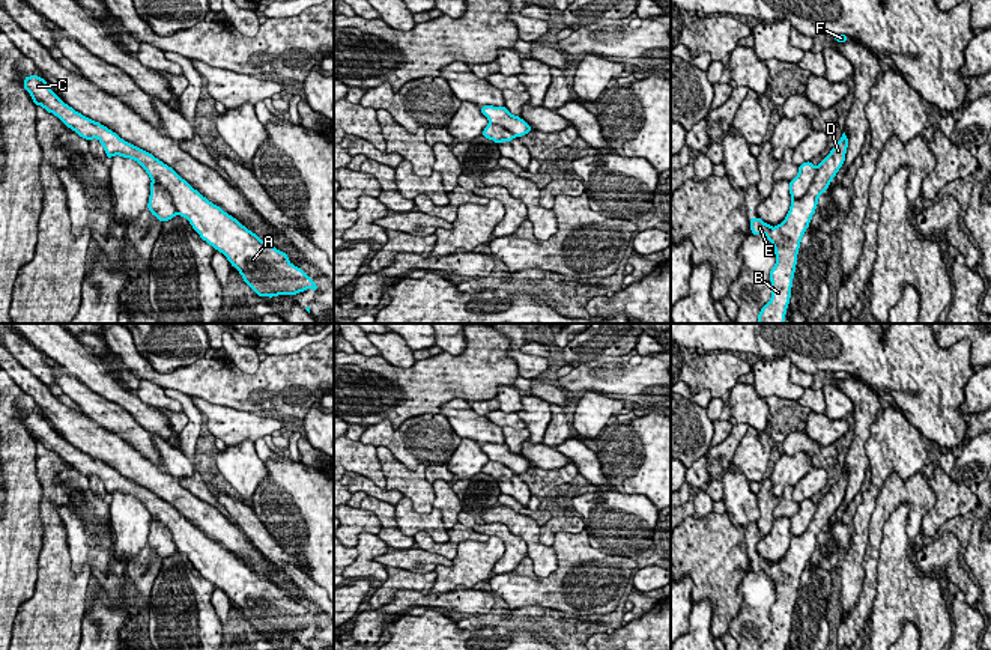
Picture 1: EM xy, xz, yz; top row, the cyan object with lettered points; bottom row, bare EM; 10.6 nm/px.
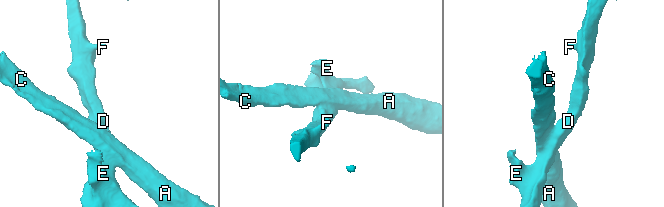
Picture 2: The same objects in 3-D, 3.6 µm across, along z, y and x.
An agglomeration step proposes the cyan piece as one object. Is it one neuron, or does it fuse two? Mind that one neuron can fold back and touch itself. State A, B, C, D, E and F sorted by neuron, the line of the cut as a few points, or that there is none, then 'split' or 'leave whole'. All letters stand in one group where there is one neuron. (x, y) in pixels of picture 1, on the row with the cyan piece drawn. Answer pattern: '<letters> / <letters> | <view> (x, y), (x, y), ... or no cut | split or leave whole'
A C / B D E F | yz (817, 167), (808, 191), (802, 197), (793, 199) | split

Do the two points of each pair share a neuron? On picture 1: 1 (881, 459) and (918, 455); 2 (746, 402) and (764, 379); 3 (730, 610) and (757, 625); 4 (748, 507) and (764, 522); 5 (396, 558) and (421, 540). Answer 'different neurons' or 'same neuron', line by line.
1: same neuron
2: different neurons
3: different neurons
4: different neurons
5: different neurons

